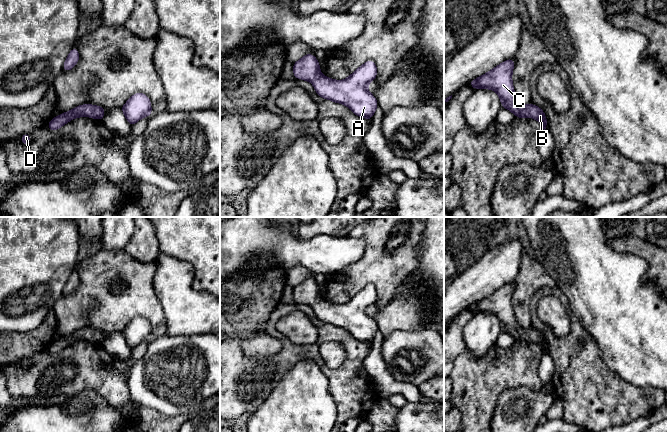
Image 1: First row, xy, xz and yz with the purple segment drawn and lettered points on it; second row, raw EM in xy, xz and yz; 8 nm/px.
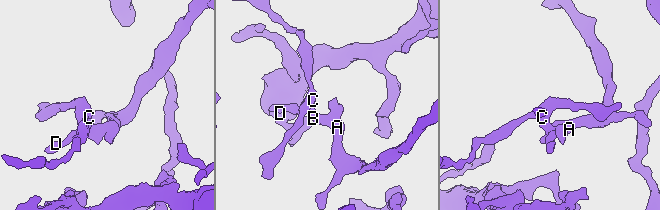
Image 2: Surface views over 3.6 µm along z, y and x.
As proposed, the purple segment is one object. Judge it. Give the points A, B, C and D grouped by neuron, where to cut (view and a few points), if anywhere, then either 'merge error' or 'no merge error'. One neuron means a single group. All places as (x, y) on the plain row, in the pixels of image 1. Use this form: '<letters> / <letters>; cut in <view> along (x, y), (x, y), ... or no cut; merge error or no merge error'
A B C D; no cut; no merge error

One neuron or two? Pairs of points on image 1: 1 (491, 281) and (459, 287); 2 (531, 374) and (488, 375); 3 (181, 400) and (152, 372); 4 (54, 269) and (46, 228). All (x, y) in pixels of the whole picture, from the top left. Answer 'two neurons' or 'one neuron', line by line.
1: one neuron
2: one neuron
3: one neuron
4: one neuron

